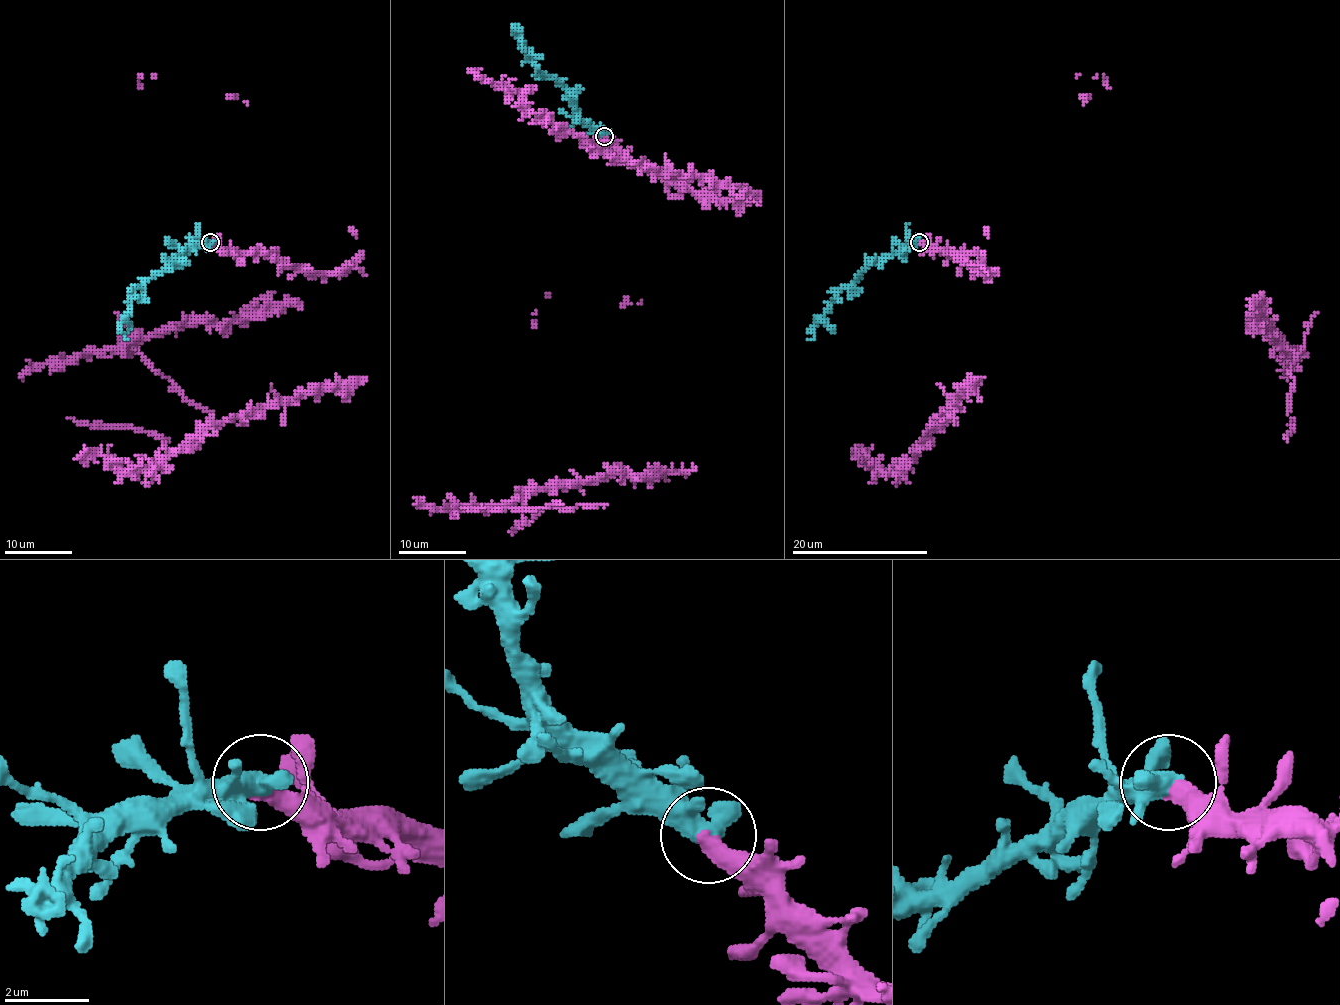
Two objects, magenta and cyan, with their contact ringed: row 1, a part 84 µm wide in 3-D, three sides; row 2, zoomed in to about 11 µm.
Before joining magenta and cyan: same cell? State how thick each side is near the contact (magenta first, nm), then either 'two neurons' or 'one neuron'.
460/480 nm | one neuron

